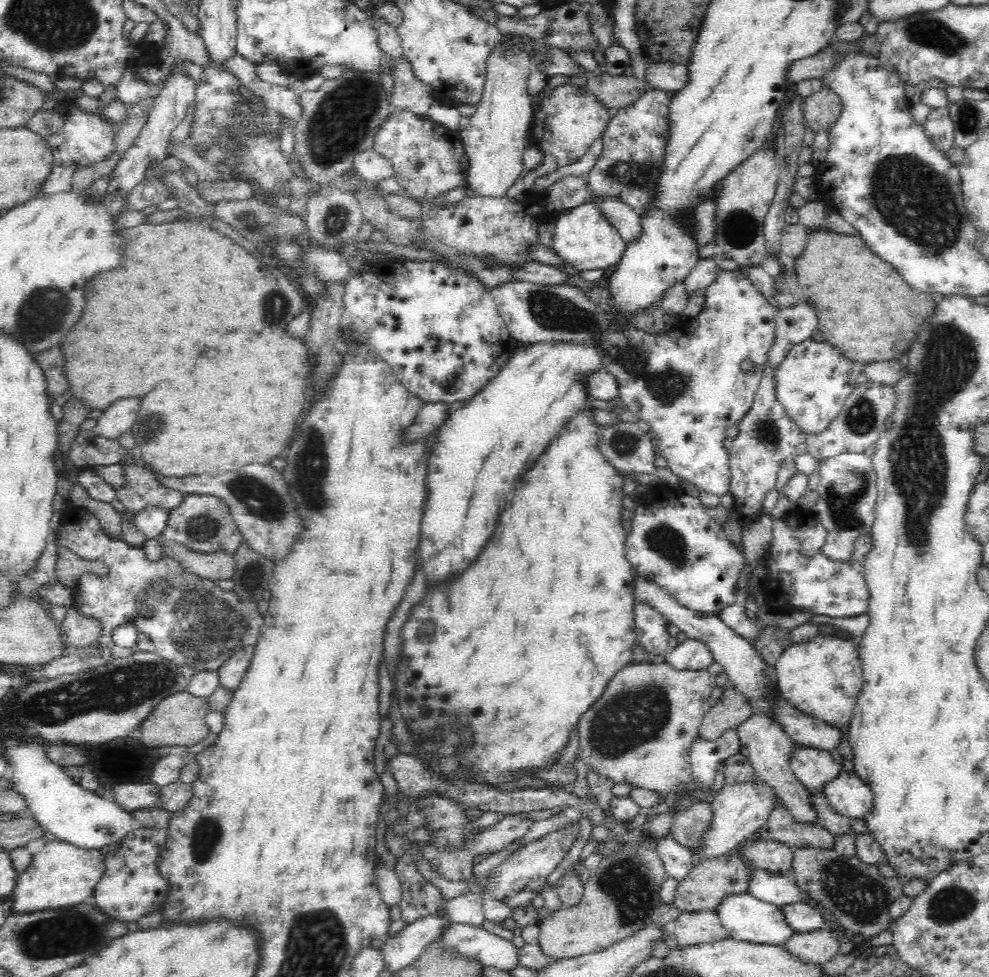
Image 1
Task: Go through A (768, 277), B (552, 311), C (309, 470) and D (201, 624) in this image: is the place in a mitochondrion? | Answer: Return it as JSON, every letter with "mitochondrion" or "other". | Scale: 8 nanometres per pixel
{"A":"other","B":"mitochondrion","C":"mitochondrion","D":"mitochondrion"}

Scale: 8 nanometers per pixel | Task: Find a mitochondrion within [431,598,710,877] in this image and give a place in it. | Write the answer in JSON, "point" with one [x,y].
{"point":[631,718]}

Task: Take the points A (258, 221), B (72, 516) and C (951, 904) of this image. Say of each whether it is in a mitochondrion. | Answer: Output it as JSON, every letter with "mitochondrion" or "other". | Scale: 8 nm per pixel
{"A":"mitochondrion","B":"other","C":"mitochondrion"}

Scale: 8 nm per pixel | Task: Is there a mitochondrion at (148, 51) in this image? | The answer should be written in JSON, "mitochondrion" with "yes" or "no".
{"mitochondrion":"no"}

